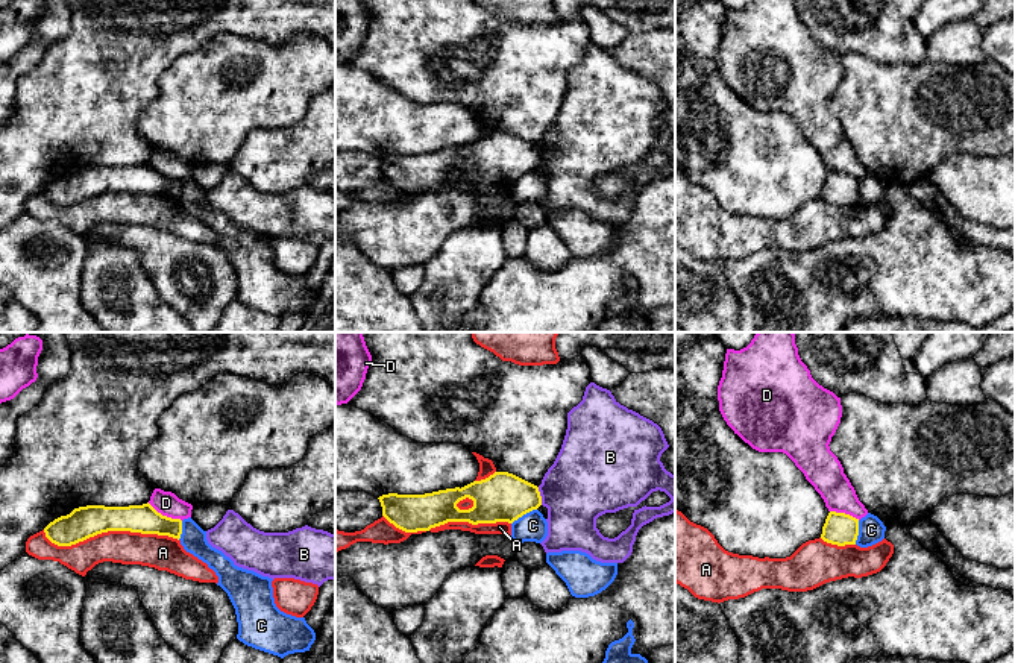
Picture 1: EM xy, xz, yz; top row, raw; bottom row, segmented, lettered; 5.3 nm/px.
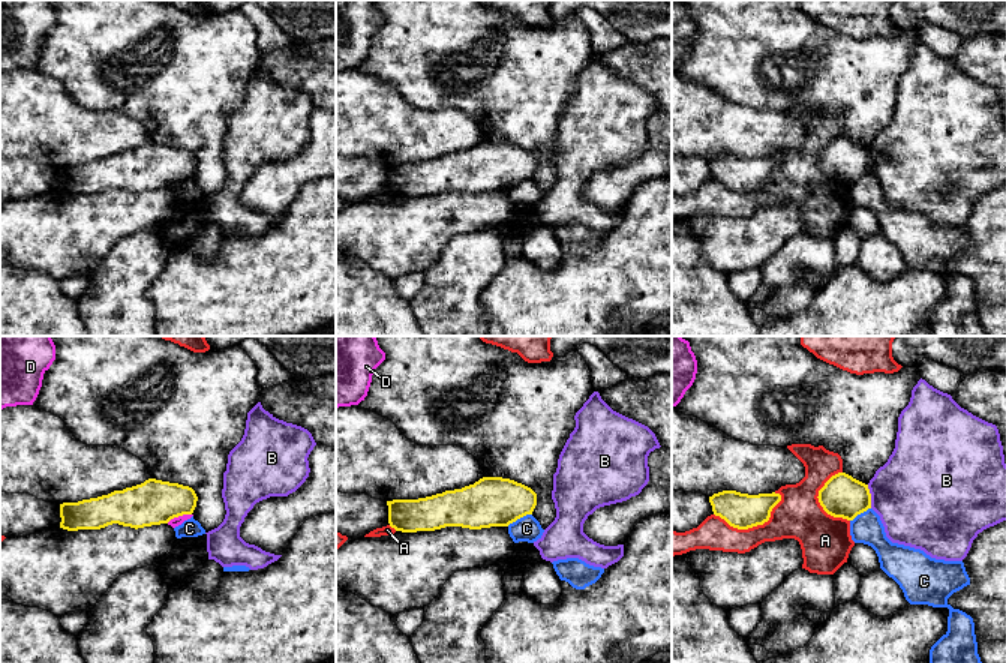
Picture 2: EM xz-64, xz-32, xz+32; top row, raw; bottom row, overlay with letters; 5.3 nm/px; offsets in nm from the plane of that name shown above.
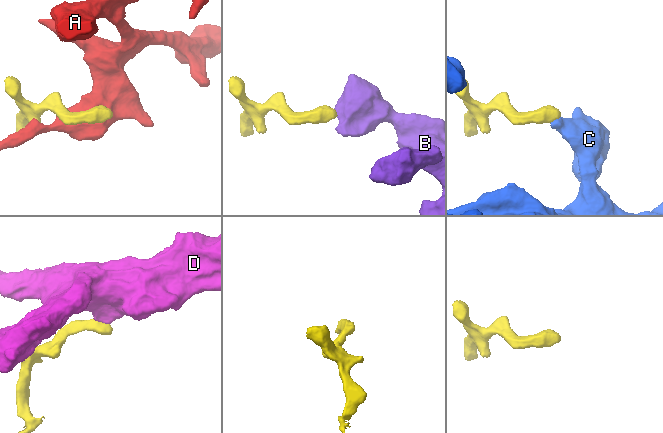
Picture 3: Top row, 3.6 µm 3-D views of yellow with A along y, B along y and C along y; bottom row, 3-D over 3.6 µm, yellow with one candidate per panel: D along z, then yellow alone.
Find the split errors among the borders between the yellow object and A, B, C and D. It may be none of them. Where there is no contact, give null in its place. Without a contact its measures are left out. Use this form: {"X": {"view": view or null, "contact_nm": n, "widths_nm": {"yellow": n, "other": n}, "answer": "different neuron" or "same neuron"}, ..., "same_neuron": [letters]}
{"A": {"view": "xy", "contact_nm": 700, "widths_nm": {"yellow": 170, "other": 180}, "answer": "different neuron"}, "B": {"view": "xz", "contact_nm": 100, "widths_nm": {"yellow": 260, "other": 380}, "answer": "different neuron"}, "C": {"view": "xz", "contact_nm": 160, "widths_nm": {"yellow": 260, "other": 160}, "answer": "different neuron"}, "D": {"view": "xy", "contact_nm": 200, "widths_nm": {"yellow": 150, "other": 130}, "answer": "different neuron"}, "same_neuron": []}

